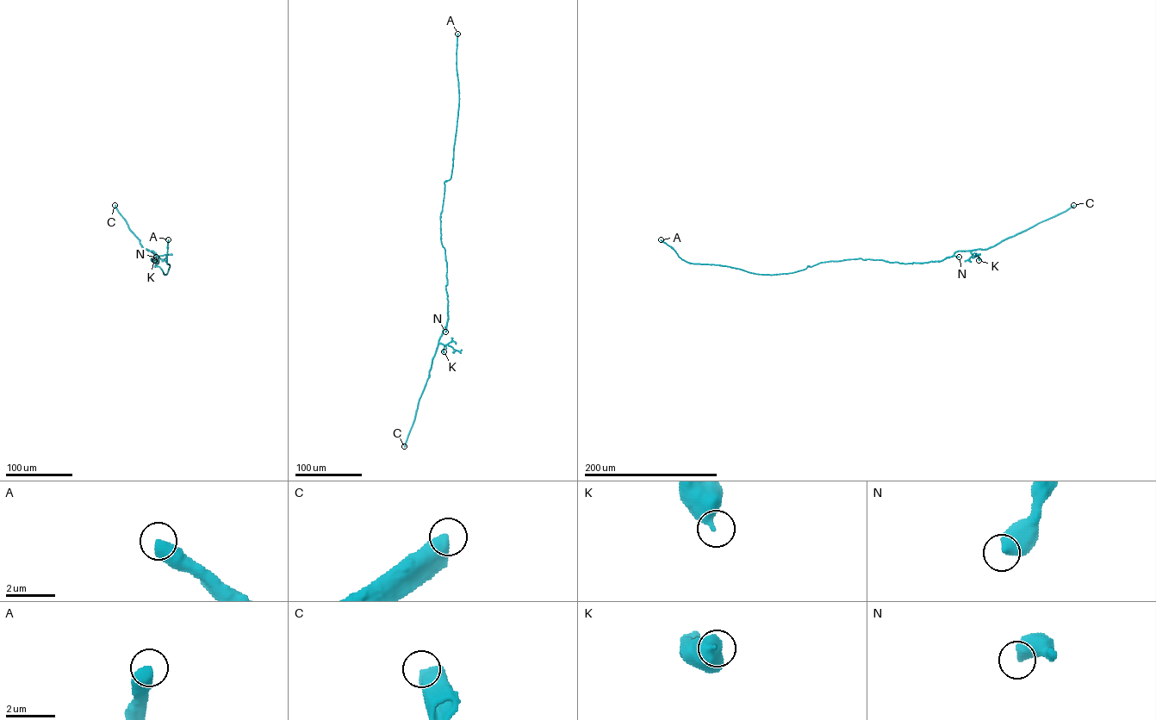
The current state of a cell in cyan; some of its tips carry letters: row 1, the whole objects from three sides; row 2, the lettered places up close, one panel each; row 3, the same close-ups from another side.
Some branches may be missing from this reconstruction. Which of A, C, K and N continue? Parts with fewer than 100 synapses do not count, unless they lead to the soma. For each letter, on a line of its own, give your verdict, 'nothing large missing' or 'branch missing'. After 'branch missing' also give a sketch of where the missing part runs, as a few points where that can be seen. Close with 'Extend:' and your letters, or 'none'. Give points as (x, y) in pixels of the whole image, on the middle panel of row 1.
A: branch missing
C: nothing large missing
K: nothing large missing
N: nothing large missing
Extend: A

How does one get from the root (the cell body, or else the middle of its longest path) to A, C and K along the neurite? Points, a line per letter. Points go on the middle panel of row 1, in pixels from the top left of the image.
A: (442, 245), (440, 215), (444, 182), (451, 174), (458, 106), (457, 34)
C: (442, 245), (447, 263), (447, 325), (438, 341), (404, 446)
K: (442, 245), (447, 263), (448, 319), (438, 343), (444, 345), (444, 351)

